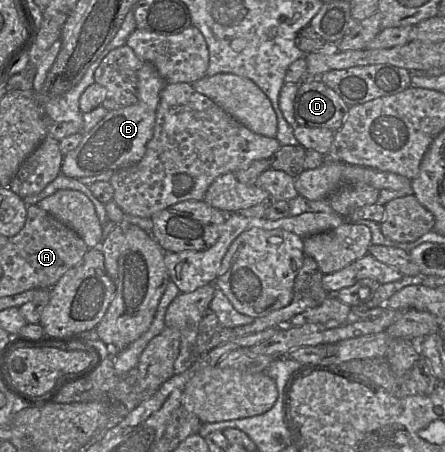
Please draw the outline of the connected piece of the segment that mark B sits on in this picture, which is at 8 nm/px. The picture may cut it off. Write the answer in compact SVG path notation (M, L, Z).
M144 63L138 71L137 102L108 111L91 131L84 134L79 145L64 156L61 173L70 178L81 179L106 171L116 171L140 161L153 136L159 95L165 85L156 68L150 63Z

